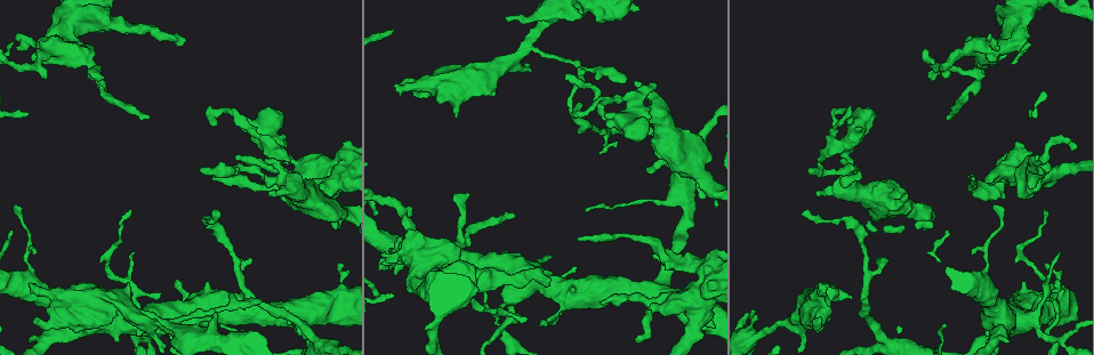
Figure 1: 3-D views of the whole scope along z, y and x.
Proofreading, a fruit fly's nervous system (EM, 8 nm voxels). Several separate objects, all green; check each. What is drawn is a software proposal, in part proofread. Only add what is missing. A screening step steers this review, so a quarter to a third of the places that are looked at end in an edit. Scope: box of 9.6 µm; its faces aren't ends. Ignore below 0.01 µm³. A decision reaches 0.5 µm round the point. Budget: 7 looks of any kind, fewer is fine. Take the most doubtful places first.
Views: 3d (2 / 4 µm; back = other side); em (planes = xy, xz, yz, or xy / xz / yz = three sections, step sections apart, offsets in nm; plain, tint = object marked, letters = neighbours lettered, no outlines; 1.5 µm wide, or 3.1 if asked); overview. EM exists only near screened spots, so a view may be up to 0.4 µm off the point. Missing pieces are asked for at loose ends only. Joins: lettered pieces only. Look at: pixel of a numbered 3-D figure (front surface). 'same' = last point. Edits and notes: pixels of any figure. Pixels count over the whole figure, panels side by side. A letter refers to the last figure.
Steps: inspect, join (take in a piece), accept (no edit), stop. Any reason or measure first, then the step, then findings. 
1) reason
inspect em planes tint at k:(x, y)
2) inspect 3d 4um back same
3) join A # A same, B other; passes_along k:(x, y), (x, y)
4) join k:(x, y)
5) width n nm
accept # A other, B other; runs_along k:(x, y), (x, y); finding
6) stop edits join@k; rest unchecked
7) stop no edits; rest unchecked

free end
inspect em xy step 8 letters at 1:(242, 129)

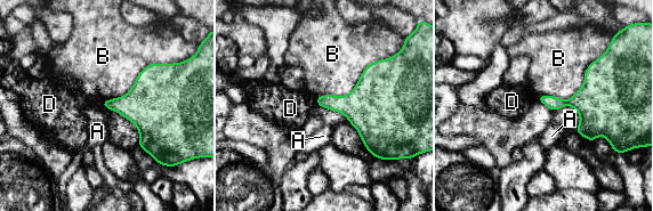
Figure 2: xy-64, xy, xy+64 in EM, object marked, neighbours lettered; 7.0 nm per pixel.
inspect em planes letters same

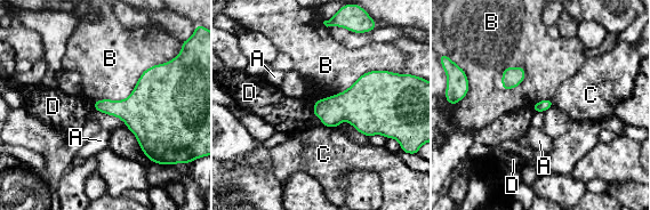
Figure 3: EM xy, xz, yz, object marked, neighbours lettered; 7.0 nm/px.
accept # A other, B other, C other, D other; border 3:(166, 62), (94, 102); none of them fits

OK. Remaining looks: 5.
stops while still wide
inspect em planes tint at 1:(582, 13)

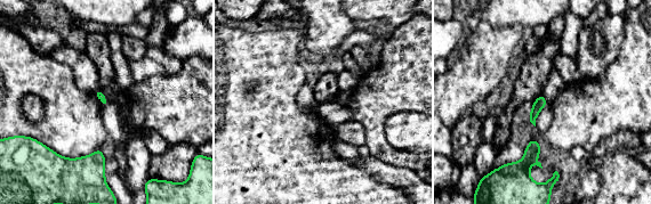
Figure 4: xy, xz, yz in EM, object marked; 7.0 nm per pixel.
see the neighbours
inspect em planes letters same

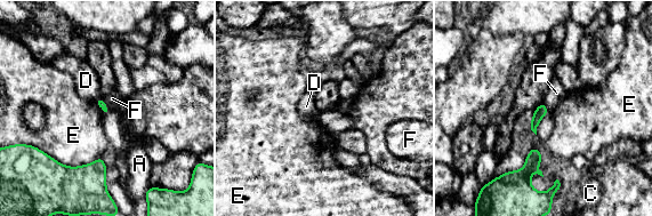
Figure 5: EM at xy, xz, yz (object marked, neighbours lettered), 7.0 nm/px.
accept # A other, C other, D other, E other, F other; border 5:(101, 100), (111, 110); no lettered piece goes on from it

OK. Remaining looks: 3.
inspect 3d 2um at 1:(394, 86)

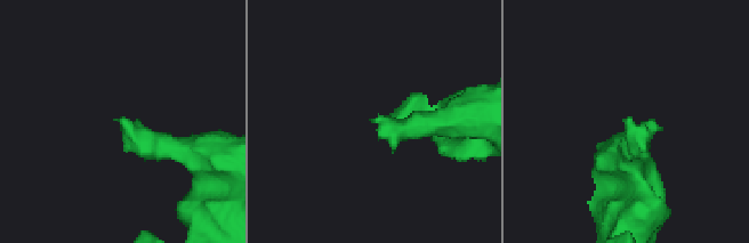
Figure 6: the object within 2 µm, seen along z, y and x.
inspect em yz step 4 letters at 6:(120, 118)

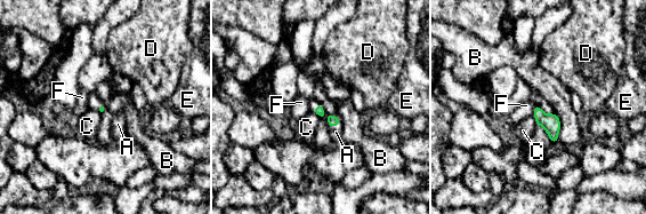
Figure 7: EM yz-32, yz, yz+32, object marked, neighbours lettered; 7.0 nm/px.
join A # A same, B other, C other, D other, E other, F other; passes_along 7:(332, 120), (334, 125), (336, 132); the cell continues

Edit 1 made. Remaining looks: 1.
stop edits join@7; rest unchecked

